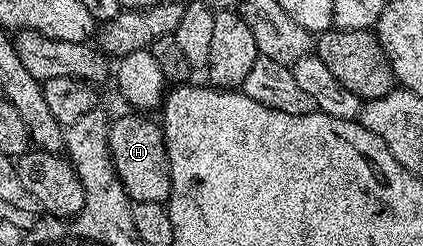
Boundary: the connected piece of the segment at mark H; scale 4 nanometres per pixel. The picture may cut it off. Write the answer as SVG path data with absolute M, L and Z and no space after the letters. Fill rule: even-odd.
M128 113L116 120L114 118L109 125L109 150L114 170L133 203L166 204L170 199L170 170L161 127L144 118L145 115Z

